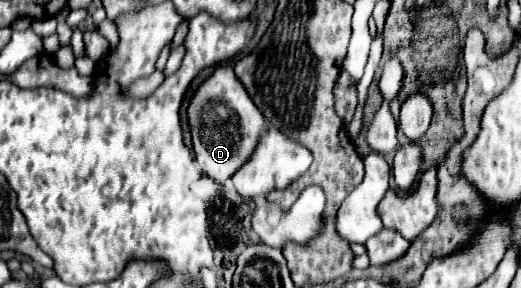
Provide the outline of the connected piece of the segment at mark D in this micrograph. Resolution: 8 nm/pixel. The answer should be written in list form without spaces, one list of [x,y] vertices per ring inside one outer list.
[[[230,66],[216,68],[214,74],[198,88],[188,106],[188,120],[196,162],[216,182],[228,180],[238,168],[242,168],[250,160],[262,132],[266,132],[268,128],[262,112],[250,100],[248,92],[242,88]]]

